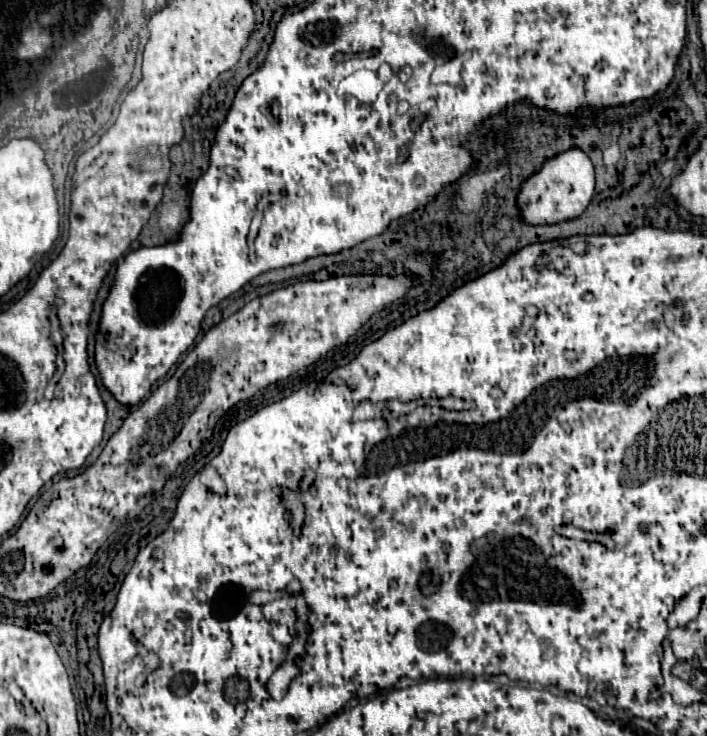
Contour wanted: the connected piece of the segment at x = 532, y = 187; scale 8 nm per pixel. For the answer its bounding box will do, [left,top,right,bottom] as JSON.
[518,150,594,226]

